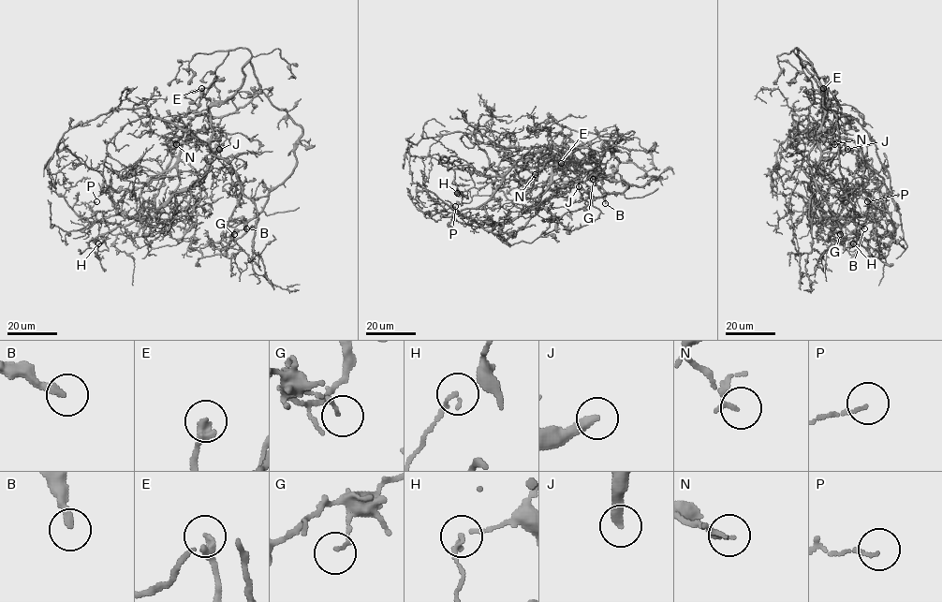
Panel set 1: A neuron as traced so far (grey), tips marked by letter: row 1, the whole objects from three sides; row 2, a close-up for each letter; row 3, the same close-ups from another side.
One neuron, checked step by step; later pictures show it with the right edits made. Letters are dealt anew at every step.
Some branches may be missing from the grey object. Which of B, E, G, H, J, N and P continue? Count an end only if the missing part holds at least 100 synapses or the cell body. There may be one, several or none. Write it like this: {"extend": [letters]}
{"extend": ["J"]}

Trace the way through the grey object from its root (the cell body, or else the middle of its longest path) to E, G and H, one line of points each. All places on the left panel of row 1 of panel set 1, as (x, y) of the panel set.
E: (212, 154), (213, 130), (209, 109), (219, 95), (212, 85), (200, 98), (201, 88)
G: (212, 154), (206, 145), (230, 166), (242, 187), (240, 201), (228, 222), (228, 230), (234, 234)
H: (212, 154), (208, 171), (195, 183), (179, 190), (153, 215), (98, 235), (95, 238), (98, 250), (98, 243)

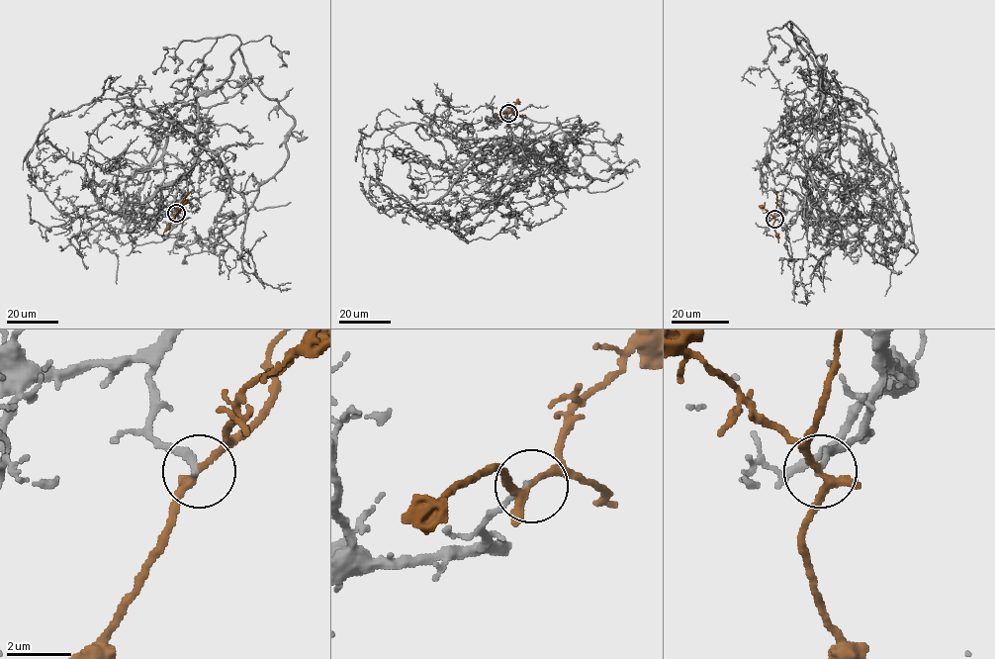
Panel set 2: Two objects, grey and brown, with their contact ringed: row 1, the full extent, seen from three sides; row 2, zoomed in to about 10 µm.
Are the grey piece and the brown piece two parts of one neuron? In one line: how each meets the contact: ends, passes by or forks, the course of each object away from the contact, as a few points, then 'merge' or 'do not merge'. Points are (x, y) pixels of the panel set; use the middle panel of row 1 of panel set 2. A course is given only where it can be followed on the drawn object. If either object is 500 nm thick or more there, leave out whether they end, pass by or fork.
grey ends there; brown forks there; grey runs (508, 113), (531, 152), (457, 221), (459, 237), (492, 238), (522, 215); brown runs (508, 113), (525, 115); do not merge

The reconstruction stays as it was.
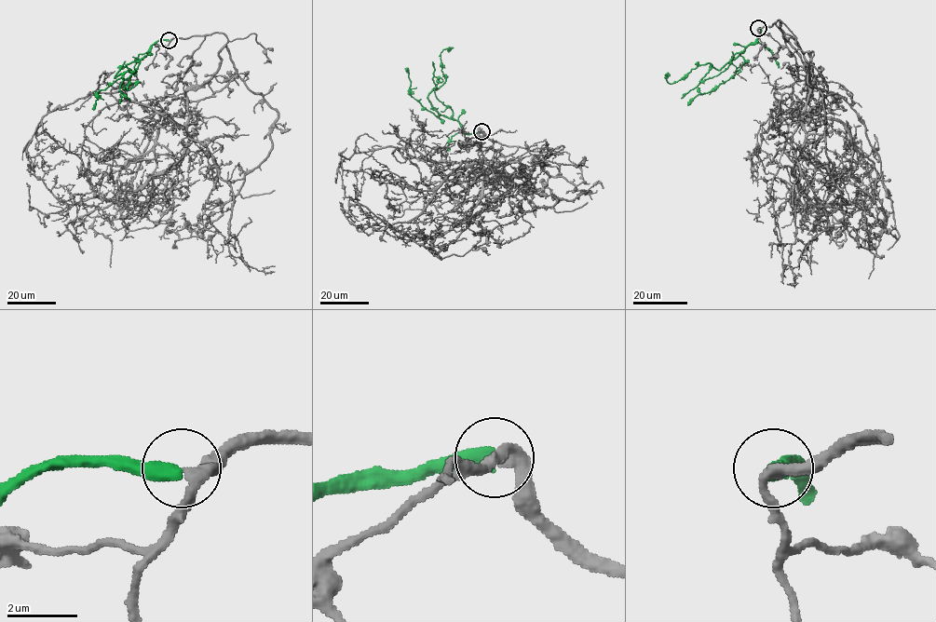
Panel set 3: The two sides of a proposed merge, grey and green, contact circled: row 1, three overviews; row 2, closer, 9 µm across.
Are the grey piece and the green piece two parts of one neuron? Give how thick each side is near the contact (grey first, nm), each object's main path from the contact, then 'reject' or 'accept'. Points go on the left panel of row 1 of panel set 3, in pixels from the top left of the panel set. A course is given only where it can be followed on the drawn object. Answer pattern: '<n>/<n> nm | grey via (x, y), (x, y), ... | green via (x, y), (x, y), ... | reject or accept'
360/480 nm | grey via (169, 40), (205, 36), (179, 77), (196, 83), (172, 167), (104, 199), (47, 133), (39, 149) | green via (169, 40), (156, 41), (143, 58), (128, 63), (115, 75), (132, 74), (128, 89), (141, 81) | accept

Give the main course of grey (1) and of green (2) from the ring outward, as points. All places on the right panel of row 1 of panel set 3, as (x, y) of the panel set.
1: (758, 29), (811, 63), (792, 172), (813, 203), (873, 200), (839, 130), (851, 148)
2: (758, 29), (760, 33), (755, 41), (719, 70), (710, 63), (698, 65), (671, 83), (665, 74)

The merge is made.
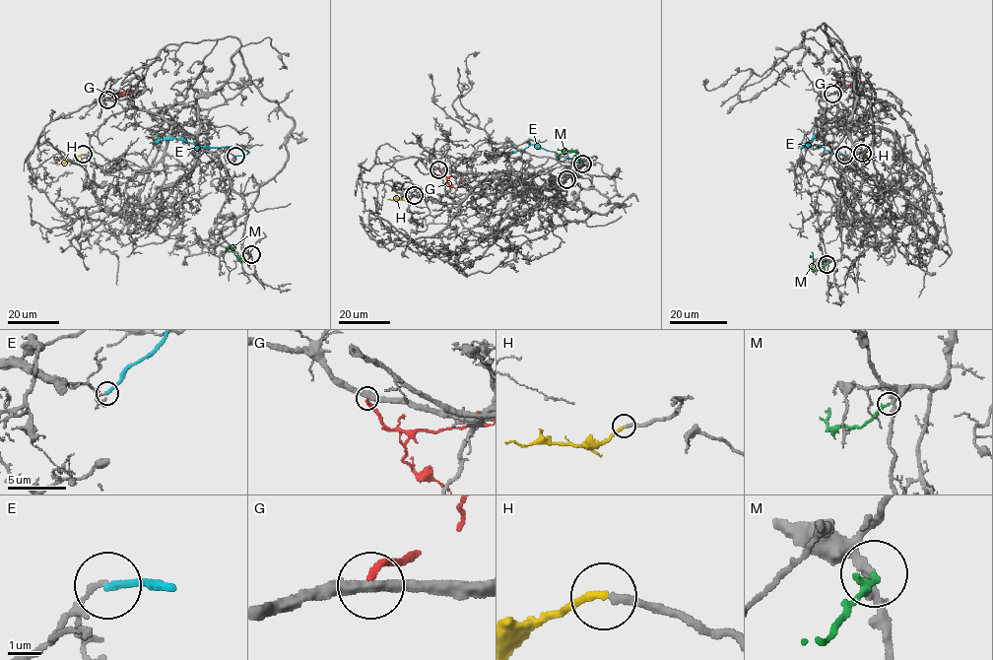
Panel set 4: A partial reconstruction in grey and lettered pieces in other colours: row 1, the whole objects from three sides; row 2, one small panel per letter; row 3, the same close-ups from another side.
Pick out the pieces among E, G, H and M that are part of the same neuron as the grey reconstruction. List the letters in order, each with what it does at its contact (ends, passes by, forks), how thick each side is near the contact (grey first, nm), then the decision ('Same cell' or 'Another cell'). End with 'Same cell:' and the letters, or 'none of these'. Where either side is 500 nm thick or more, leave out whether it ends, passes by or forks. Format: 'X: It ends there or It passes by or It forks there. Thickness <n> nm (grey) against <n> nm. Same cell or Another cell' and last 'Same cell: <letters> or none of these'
E: It ends there. Thickness 140 nm (grey) against 220 nm. Another cell
G: It ends there. Thickness 380 nm (grey) against 200 nm. Another cell
H: It ends there. Thickness 240 nm (grey) against 200 nm. Same cell
M: It ends there. Thickness 240 nm (grey) against 200 nm. Same cell
Same cell: H, M

